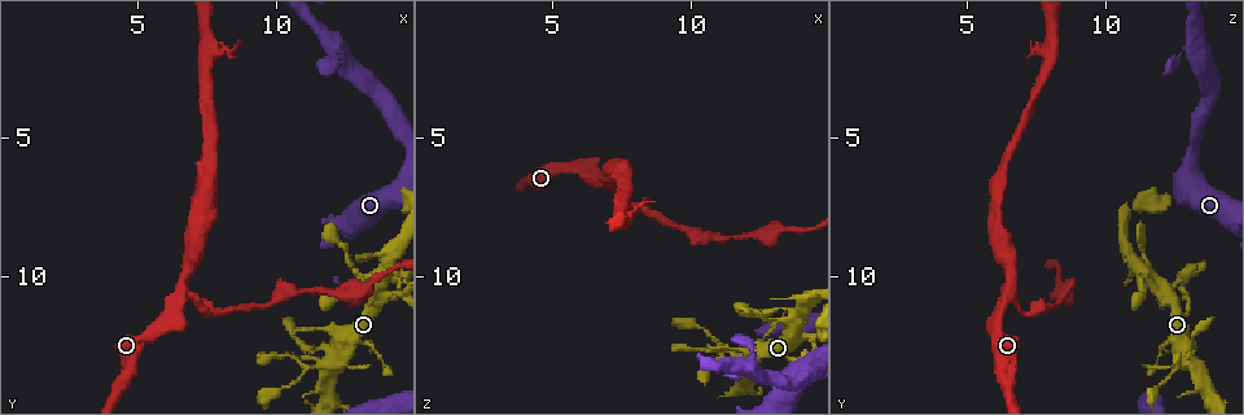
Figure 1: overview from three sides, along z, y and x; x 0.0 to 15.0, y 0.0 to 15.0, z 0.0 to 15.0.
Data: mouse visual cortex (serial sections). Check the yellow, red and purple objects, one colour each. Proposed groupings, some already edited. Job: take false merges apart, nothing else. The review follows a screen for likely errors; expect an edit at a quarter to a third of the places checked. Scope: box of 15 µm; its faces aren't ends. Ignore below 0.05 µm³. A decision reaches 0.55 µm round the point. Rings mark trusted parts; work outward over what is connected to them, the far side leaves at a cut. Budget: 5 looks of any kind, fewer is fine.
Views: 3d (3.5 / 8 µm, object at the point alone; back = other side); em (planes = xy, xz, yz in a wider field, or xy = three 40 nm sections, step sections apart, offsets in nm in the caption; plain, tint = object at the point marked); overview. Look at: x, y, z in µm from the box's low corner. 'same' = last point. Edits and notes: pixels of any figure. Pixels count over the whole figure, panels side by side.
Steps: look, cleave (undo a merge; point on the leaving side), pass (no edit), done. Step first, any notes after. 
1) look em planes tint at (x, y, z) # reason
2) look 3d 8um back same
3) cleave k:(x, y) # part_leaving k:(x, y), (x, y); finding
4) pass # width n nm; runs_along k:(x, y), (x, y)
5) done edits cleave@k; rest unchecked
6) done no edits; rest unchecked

look 3d 3.5um at (6.0, 11.6, 6.1) # a fork

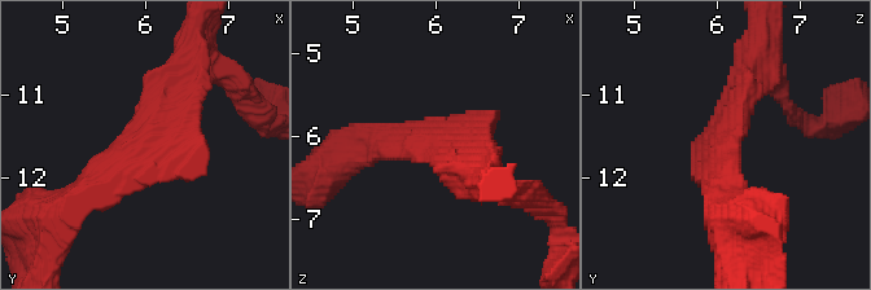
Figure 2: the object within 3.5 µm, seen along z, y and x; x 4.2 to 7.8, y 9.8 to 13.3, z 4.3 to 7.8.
look em xy step 1 tint at (5.90, 11.55, 6.05)

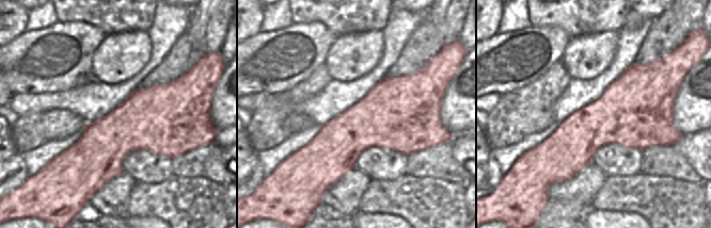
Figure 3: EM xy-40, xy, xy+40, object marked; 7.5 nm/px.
pass # width 500 nm; runs_along 2:(71, 196), (150, 132), (175, 77); one cell here

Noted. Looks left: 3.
look 3d 3.5um at (11.1, 13.3, 12.7) # three-way junction

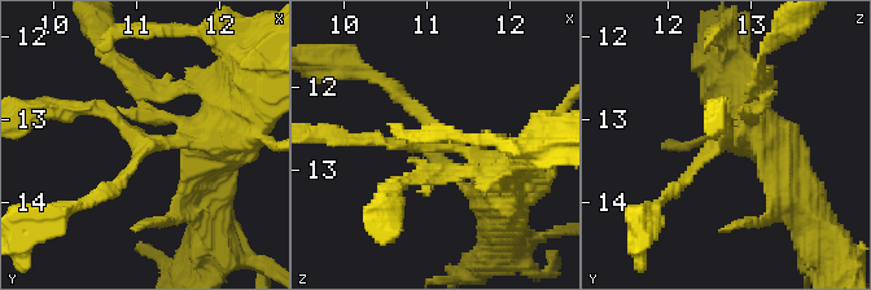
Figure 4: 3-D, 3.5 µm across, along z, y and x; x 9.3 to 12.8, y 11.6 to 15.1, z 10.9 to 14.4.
look em planes tint at (11.20, 13.30, 12.65) # arms 3; arm_widths 150, 150, 450 nm

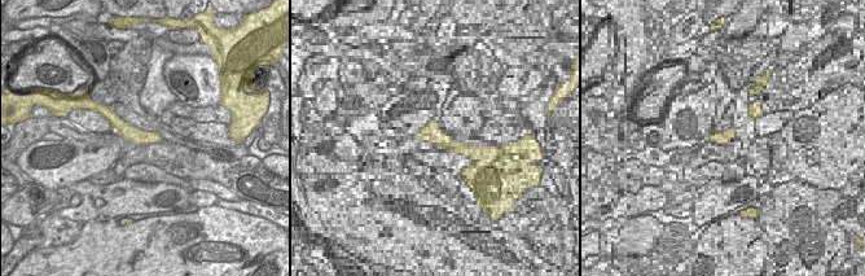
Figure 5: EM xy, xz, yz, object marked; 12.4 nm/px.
look em xy step 2 tint same

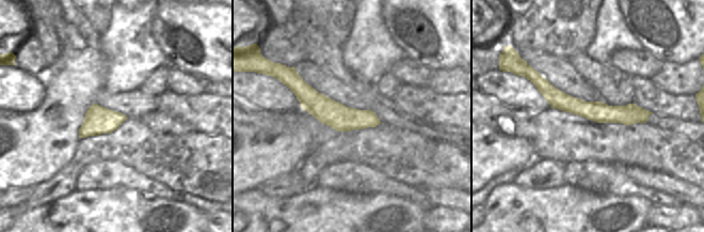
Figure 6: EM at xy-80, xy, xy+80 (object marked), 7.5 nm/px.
pass # runs_along 6:(534, 78), (580, 108), (646, 113); one cell here

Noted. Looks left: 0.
done no edits; rest unchecked

